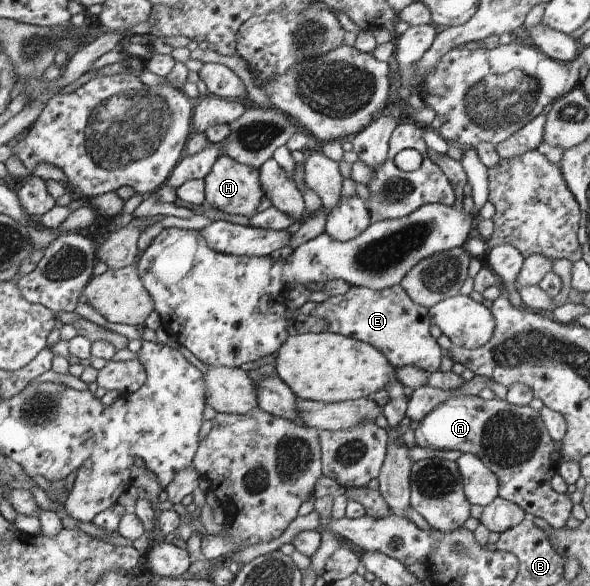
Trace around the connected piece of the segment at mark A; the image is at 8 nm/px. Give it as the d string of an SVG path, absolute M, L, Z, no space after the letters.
M451 396L434 407L414 431L415 441L421 447L434 449L458 449L465 454L476 455L496 476L499 482L498 495L523 508L530 517L545 519L552 528L567 528L566 521L572 515L573 503L569 495L560 494L551 488L551 478L557 472L560 444L556 443L545 427L540 411L529 406L516 406L507 400L495 397L484 400L477 396Z

